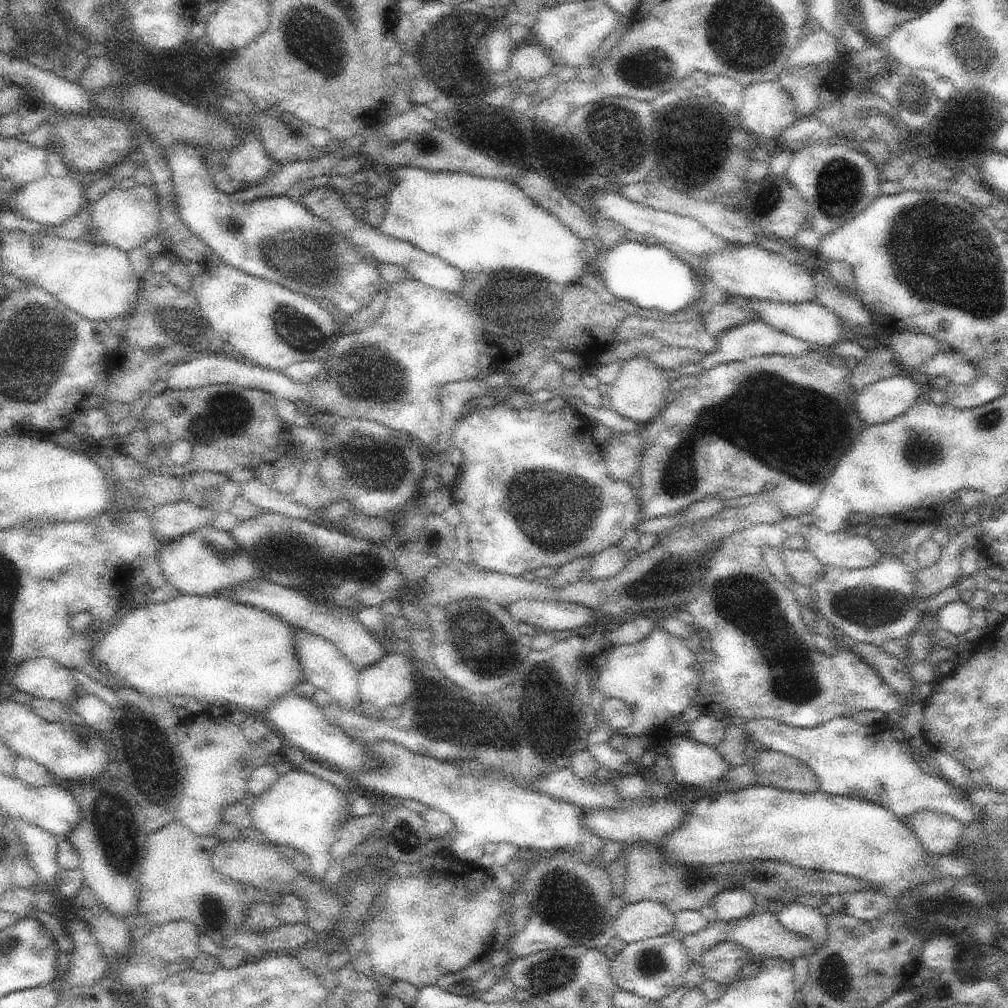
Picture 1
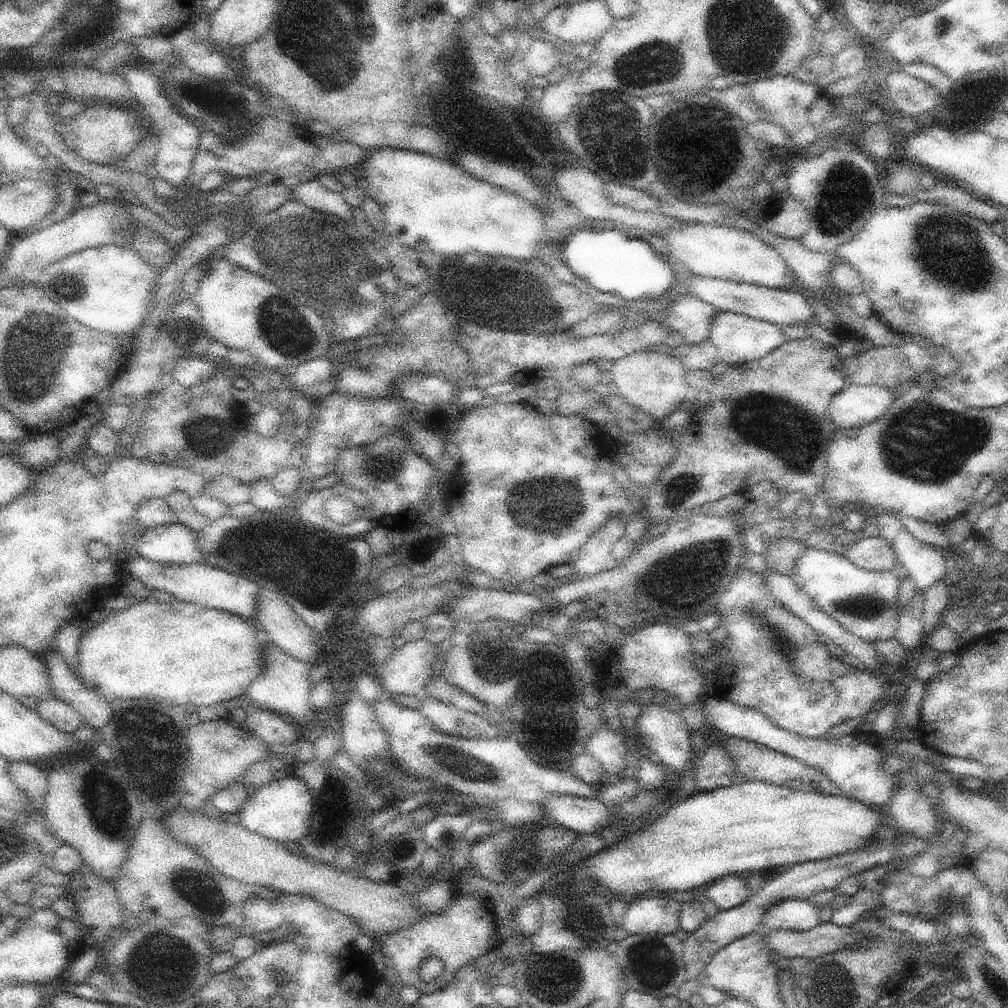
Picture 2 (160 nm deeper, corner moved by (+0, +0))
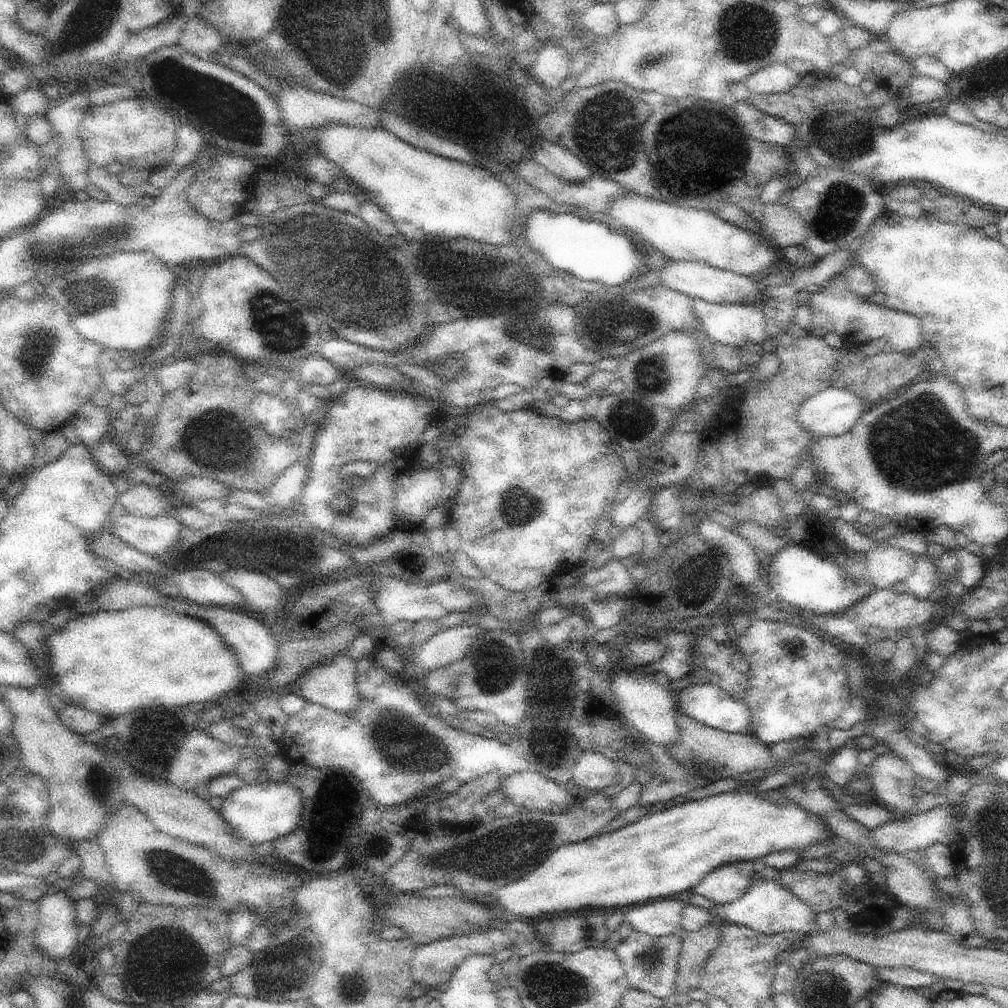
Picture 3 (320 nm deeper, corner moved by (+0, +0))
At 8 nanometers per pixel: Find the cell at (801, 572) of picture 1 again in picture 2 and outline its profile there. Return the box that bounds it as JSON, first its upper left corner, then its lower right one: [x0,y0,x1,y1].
[763,538,807,576]

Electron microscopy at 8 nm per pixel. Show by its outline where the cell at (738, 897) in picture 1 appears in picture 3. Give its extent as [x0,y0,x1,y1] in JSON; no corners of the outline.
[692,861,759,903]

